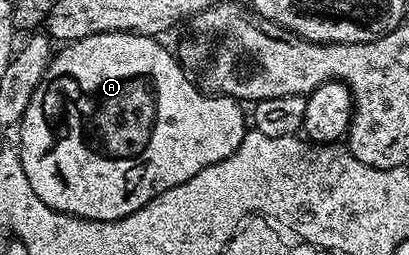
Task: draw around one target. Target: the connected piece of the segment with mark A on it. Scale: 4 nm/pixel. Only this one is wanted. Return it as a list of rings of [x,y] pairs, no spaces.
[[[104,32],[66,43],[62,47],[65,48],[62,52],[61,49],[54,51],[53,59],[49,61],[44,76],[40,77],[37,89],[31,94],[31,102],[27,102],[27,110],[19,125],[21,131],[19,155],[23,174],[27,174],[27,182],[31,182],[31,190],[35,190],[35,194],[43,198],[47,206],[88,220],[122,220],[127,218],[127,214],[135,214],[135,210],[147,206],[151,198],[171,190],[171,186],[179,186],[187,182],[187,178],[195,178],[199,170],[210,168],[215,162],[227,158],[241,145],[247,131],[246,109],[244,112],[241,109],[244,107],[229,96],[215,96],[200,87],[197,89],[185,77],[188,75],[186,69],[181,67],[180,60],[170,49],[168,52],[161,43],[160,39],[140,36],[134,32]]]

